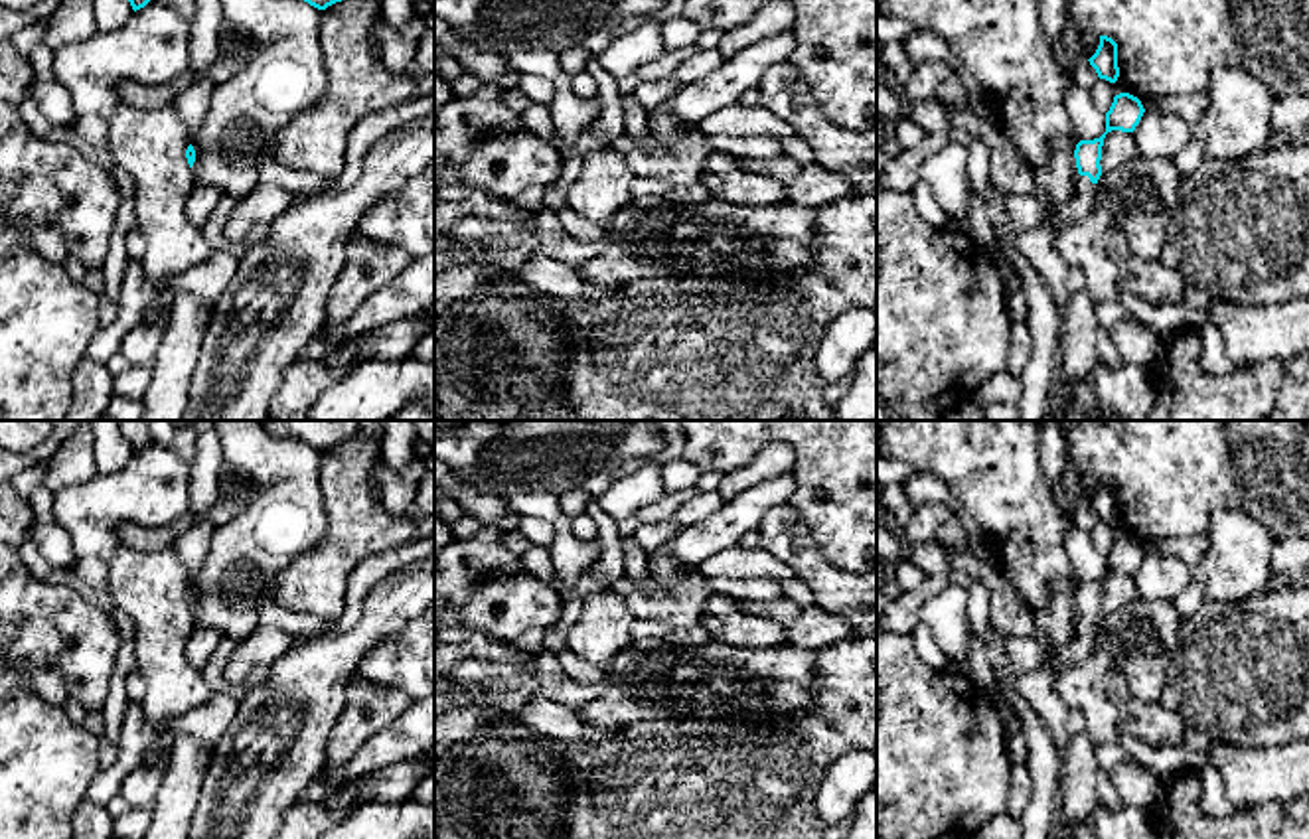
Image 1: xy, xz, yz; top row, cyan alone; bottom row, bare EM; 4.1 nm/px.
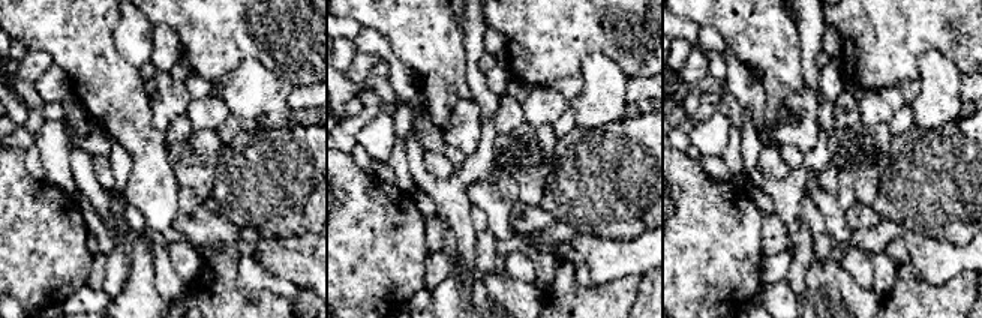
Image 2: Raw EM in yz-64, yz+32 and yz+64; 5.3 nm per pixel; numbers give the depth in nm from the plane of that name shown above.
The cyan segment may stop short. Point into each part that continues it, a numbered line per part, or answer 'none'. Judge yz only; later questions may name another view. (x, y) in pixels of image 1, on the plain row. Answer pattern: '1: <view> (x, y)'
1: yz (1039, 687)

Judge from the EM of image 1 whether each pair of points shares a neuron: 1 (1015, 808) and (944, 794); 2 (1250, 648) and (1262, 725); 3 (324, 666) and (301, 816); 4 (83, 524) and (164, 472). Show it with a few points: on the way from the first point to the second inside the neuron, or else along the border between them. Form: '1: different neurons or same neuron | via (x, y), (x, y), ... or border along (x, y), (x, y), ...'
1: different neurons | border along (1013, 764), (1007, 808), (1003, 812)
2: same neuron | via (1256, 668), (1262, 674), (1262, 705)
3: different neurons | border along (297, 802), (283, 818)
4: same neuron | via (103, 506), (113, 498), (145, 492)

